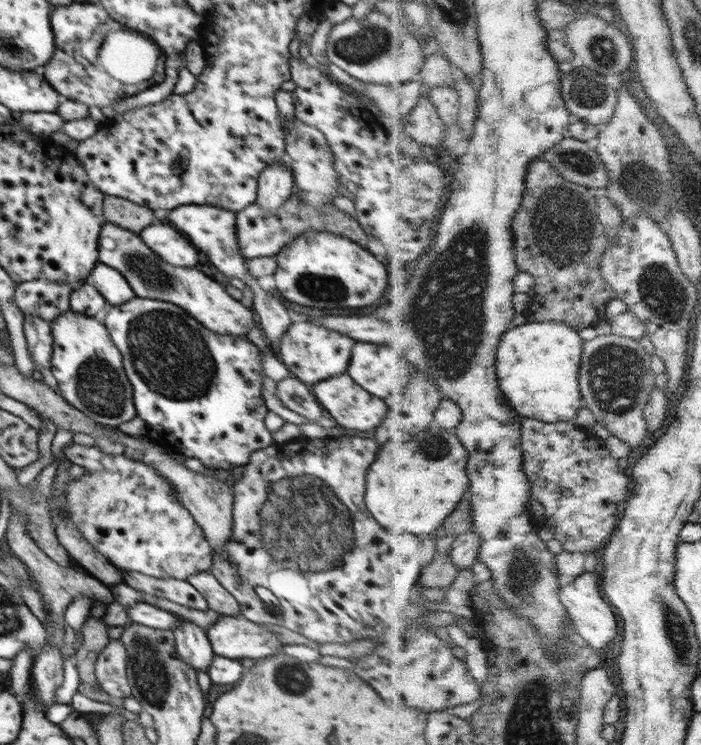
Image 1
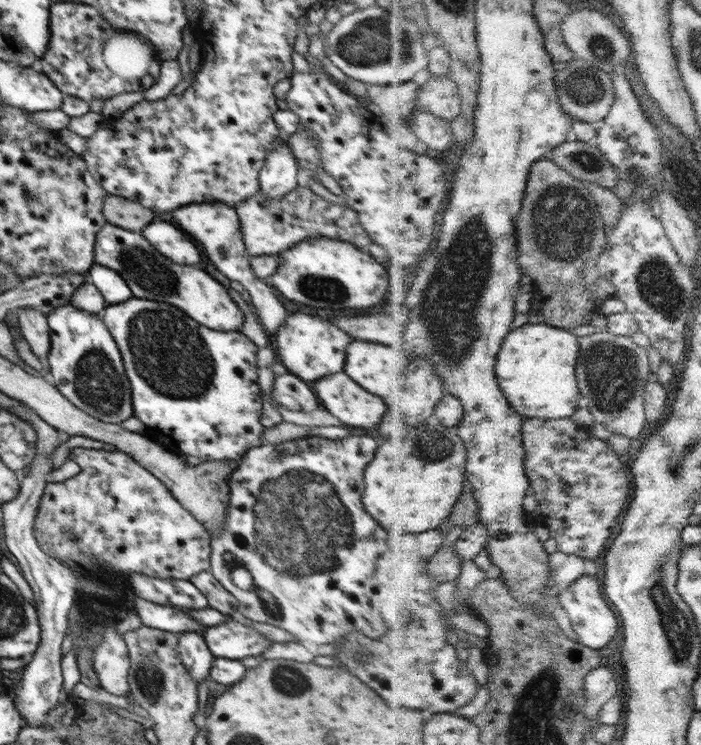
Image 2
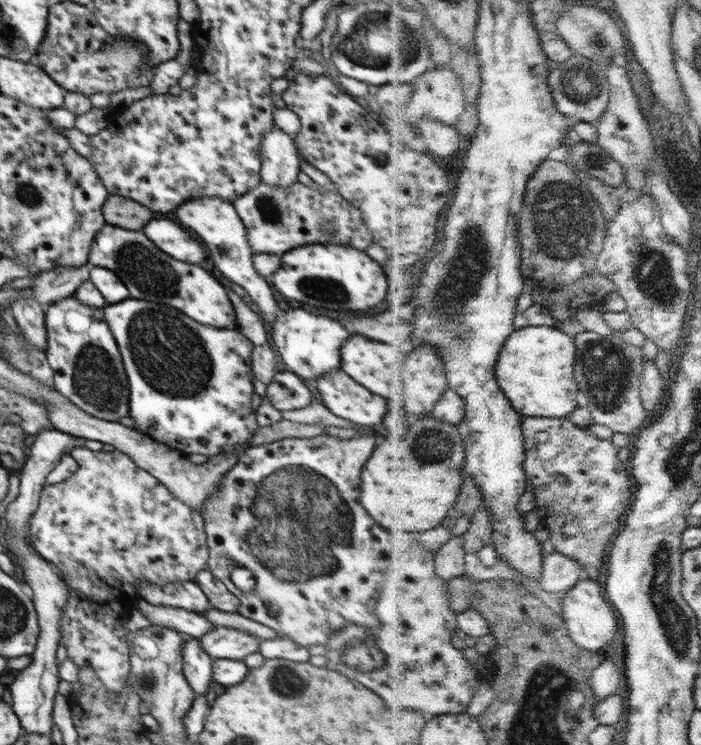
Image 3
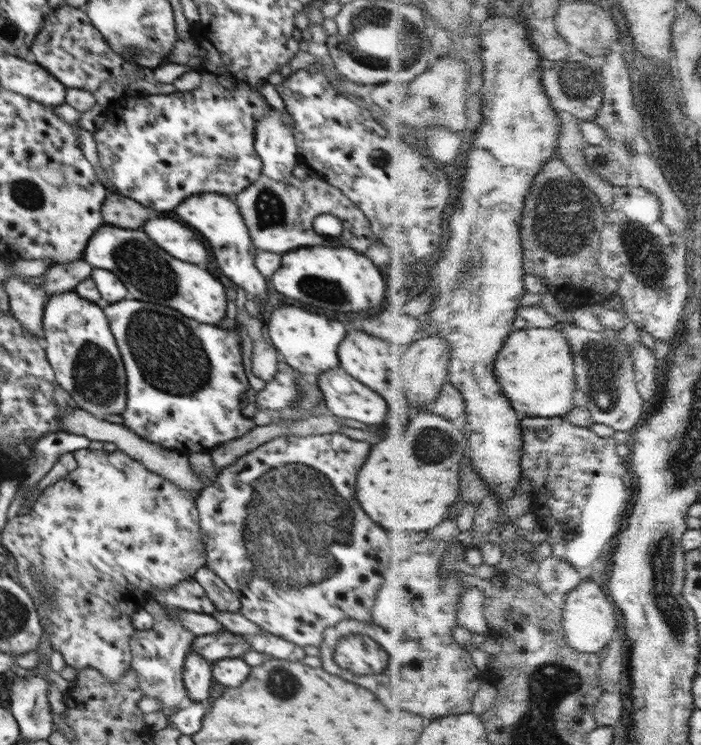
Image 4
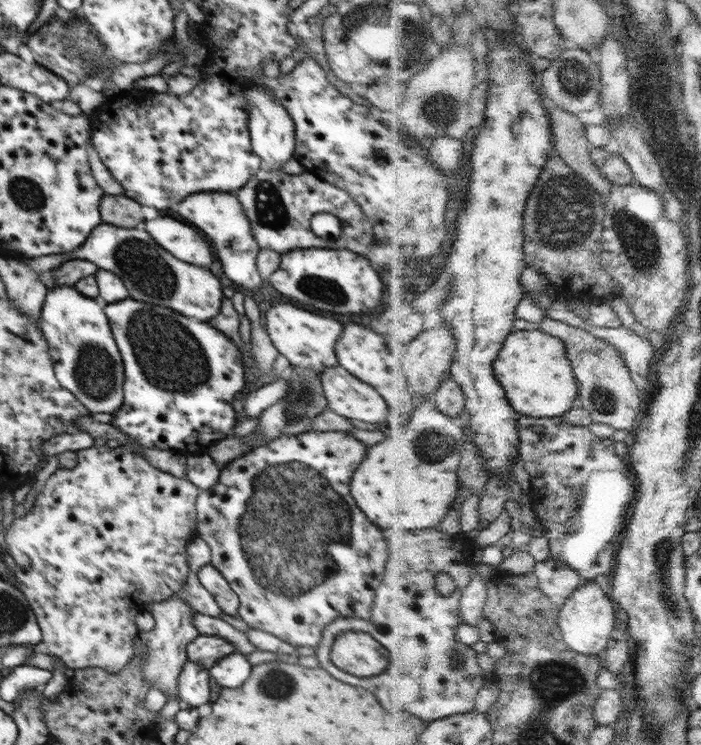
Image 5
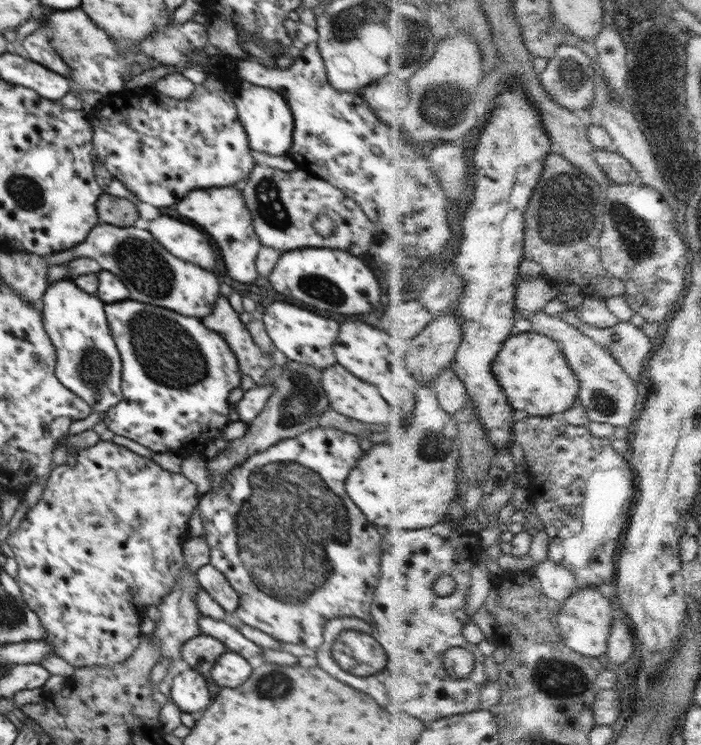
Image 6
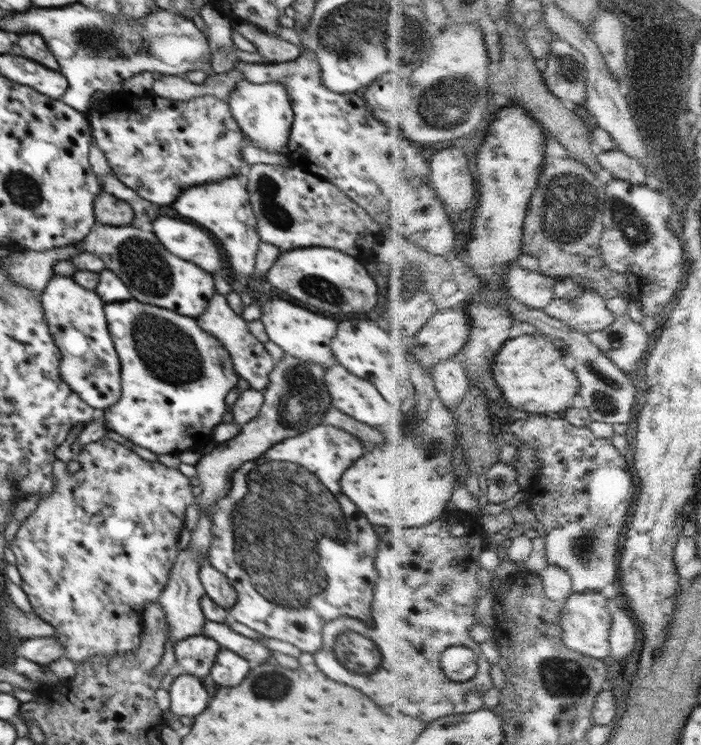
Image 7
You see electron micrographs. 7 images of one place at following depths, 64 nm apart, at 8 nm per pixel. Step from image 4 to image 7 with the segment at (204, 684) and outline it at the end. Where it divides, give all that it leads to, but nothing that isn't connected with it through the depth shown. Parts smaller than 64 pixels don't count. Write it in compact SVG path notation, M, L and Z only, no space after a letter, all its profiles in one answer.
M184 673L171 683L169 708L178 716L178 719L182 716L197 717L208 706L210 696L202 681L198 676Z

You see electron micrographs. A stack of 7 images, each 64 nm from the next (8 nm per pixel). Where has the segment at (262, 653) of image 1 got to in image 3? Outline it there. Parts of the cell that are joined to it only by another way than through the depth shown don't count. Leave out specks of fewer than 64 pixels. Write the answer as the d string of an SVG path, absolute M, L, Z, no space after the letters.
M214 627L199 637L200 647L214 659L243 660L249 654L253 656L259 650L258 639L252 634L234 628Z

